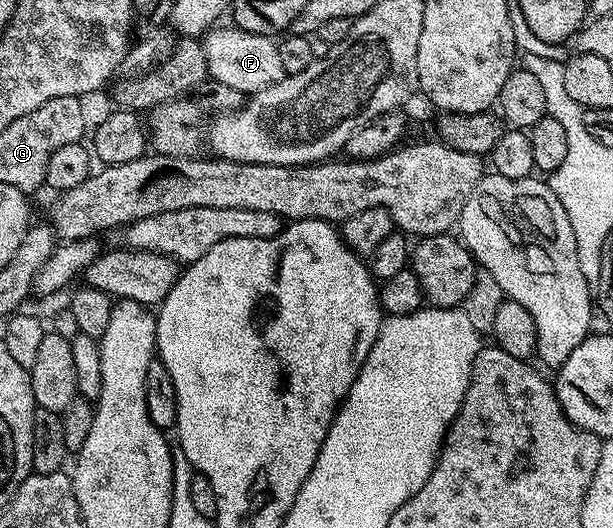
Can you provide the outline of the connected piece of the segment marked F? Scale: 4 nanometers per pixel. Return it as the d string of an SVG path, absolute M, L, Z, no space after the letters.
M213 27L203 37L205 58L212 80L217 80L229 89L238 89L239 92L245 93L244 95L252 95L285 78L283 63L279 60L277 41L274 38L245 33L236 27L228 28Z

